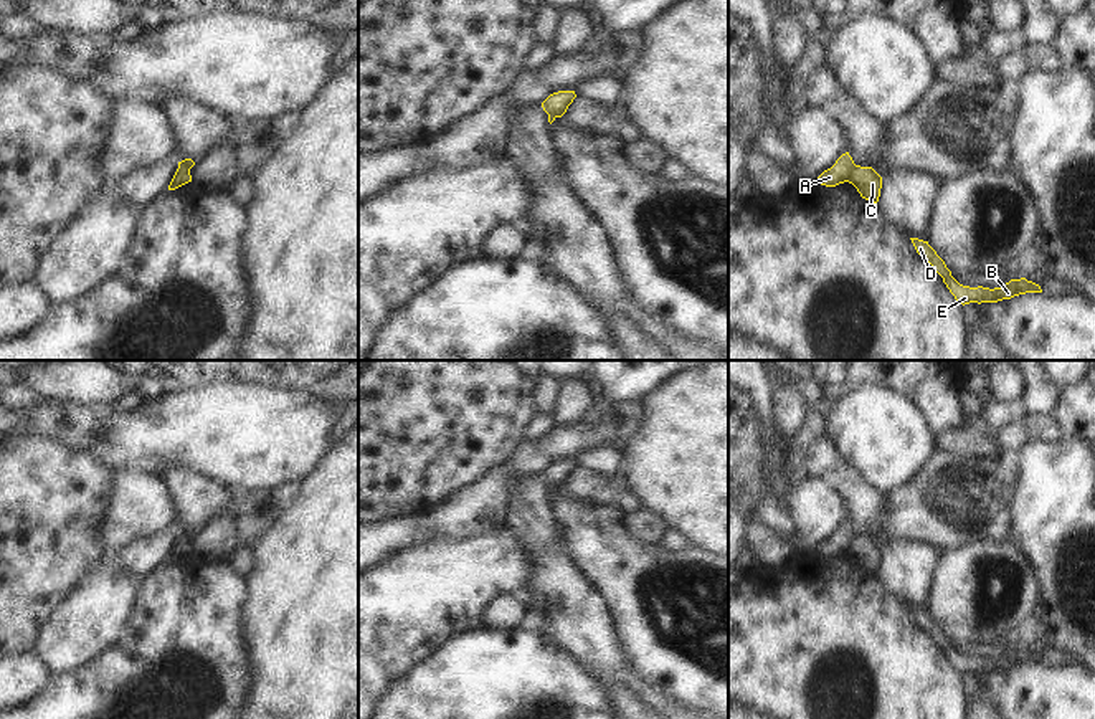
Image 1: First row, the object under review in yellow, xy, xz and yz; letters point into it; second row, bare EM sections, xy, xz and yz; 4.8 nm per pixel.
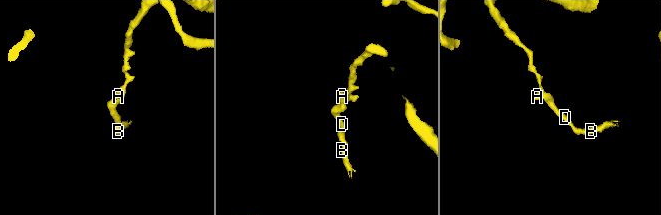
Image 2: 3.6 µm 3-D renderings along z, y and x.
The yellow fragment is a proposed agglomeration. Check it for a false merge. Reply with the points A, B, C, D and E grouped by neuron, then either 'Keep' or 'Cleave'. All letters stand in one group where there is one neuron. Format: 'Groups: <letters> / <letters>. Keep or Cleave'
Groups: A / B C D E. Cleave

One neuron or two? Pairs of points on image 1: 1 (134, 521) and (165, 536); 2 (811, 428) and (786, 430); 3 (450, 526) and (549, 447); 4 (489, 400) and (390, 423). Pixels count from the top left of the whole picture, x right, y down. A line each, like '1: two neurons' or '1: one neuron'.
1: two neurons
2: two neurons
3: one neuron
4: one neuron

